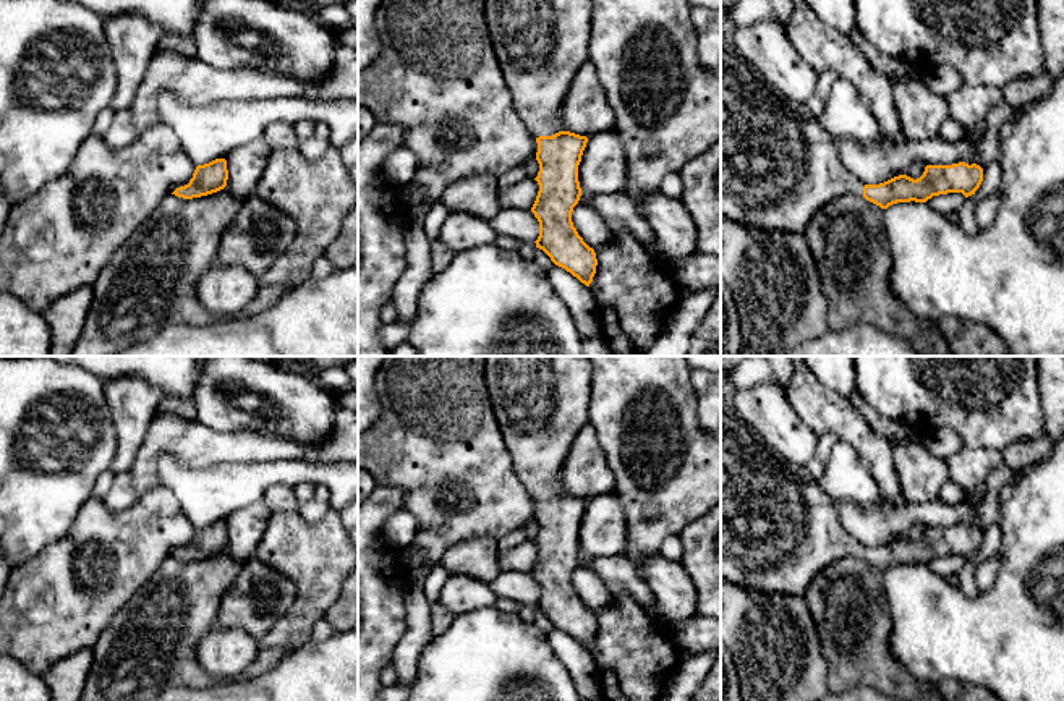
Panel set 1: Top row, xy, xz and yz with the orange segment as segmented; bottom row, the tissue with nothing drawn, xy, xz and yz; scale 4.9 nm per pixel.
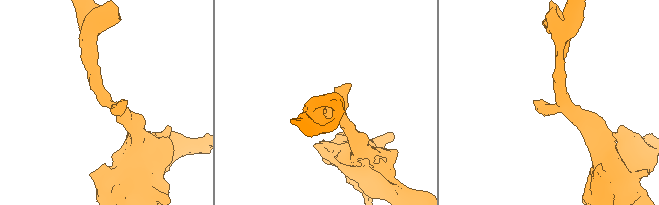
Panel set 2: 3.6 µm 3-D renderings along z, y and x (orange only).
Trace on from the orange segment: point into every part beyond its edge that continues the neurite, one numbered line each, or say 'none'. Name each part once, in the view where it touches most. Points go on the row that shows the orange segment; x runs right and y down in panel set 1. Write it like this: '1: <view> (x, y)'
1: xz (540, 44)

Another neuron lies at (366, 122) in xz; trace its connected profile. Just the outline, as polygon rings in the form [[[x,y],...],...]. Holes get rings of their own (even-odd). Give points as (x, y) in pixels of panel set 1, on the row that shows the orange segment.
[[[358,107],[358,142],[363,141],[371,130],[377,125],[377,120],[366,107]]]

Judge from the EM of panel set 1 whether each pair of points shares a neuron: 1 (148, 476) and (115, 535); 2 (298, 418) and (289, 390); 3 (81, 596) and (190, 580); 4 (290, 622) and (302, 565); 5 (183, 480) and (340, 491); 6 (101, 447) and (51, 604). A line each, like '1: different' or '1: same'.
1: different
2: same
3: different
4: same
5: same
6: different

